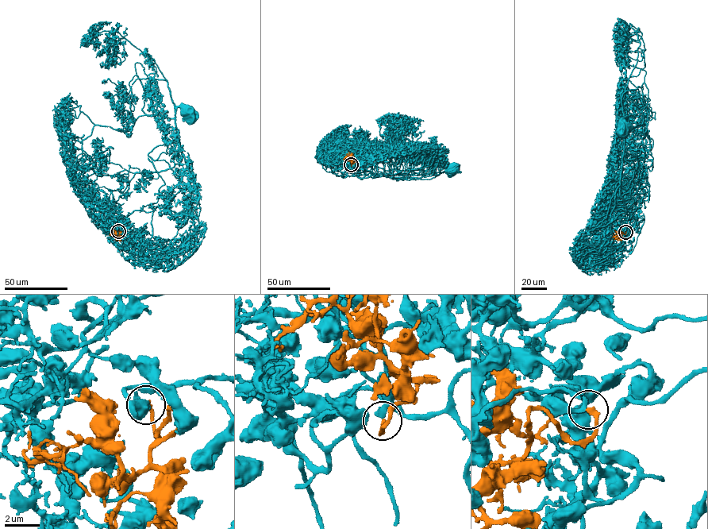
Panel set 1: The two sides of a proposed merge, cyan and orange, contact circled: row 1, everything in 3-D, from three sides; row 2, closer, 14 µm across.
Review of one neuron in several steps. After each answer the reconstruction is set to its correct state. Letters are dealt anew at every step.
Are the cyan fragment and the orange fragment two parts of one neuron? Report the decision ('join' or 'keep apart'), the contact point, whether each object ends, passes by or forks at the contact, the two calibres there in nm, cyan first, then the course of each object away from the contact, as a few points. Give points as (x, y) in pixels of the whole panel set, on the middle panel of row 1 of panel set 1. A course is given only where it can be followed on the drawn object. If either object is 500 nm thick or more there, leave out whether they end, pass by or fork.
join | (351, 164) | cyan passes by | orange ends | 240/260 nm | cyan via (352, 164), (358, 167), (359, 175), (408, 179), (431, 179), (436, 175), (437, 166), (452, 166) | orange via (351, 165), (355, 162), (351, 158), (347, 156), (344, 160)

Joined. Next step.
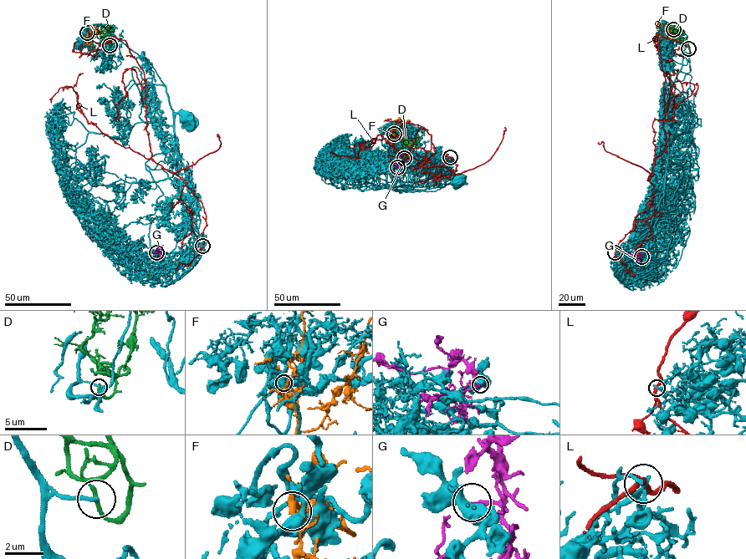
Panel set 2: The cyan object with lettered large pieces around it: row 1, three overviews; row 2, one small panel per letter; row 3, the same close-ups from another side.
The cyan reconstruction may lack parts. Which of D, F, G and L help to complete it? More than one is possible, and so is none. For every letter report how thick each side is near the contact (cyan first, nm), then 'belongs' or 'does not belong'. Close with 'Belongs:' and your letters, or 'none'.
D: 190/280 nm | does not belong
F: 440/240 nm | does not belong
G: 500/150 nm | does not belong
L: 220/240 nm | does not belong
Belongs: none

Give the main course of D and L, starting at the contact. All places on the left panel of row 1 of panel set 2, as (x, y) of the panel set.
D: (109, 45), (111, 43), (103, 40), (107, 34), (104, 27), (109, 31), (107, 27), (112, 30), (113, 27)
L: (202, 246), (202, 205), (151, 158), (146, 81), (127, 43), (111, 35), (94, 57), (74, 52), (74, 42)

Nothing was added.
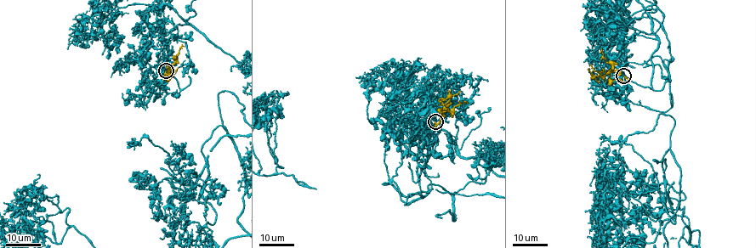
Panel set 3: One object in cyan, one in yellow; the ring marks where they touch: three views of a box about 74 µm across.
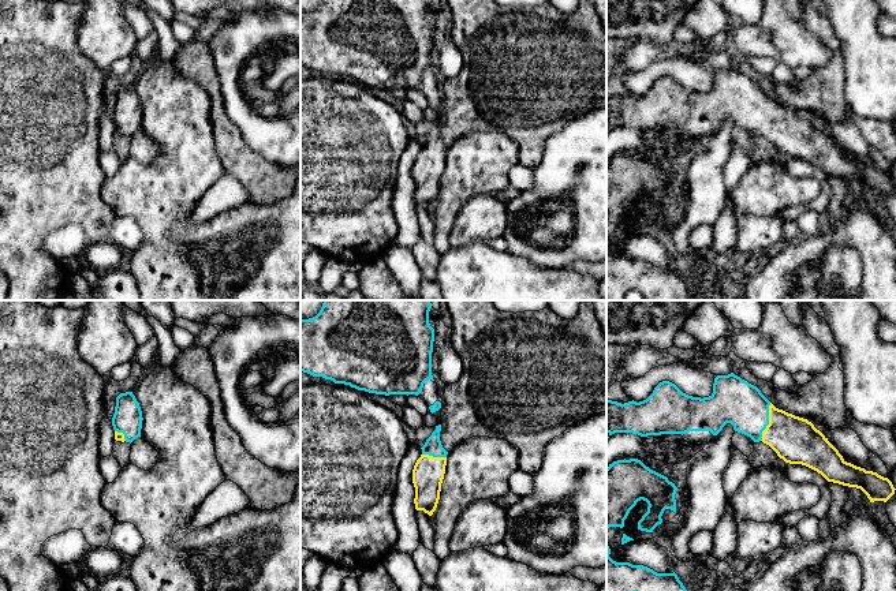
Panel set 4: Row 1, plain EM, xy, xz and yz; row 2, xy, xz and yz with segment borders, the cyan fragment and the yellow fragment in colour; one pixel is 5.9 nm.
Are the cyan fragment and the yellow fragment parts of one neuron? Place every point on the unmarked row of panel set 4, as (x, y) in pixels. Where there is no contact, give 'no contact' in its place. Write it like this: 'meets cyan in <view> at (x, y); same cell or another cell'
meets cyan in yz at (768, 116); same cell

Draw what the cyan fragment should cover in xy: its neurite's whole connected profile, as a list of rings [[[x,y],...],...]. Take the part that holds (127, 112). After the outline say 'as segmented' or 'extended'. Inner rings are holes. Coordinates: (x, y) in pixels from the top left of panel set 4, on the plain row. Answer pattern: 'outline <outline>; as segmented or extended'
outline [[[132,86],[120,87],[112,112],[115,134],[131,138],[141,131],[142,115],[141,101]]]; extended

